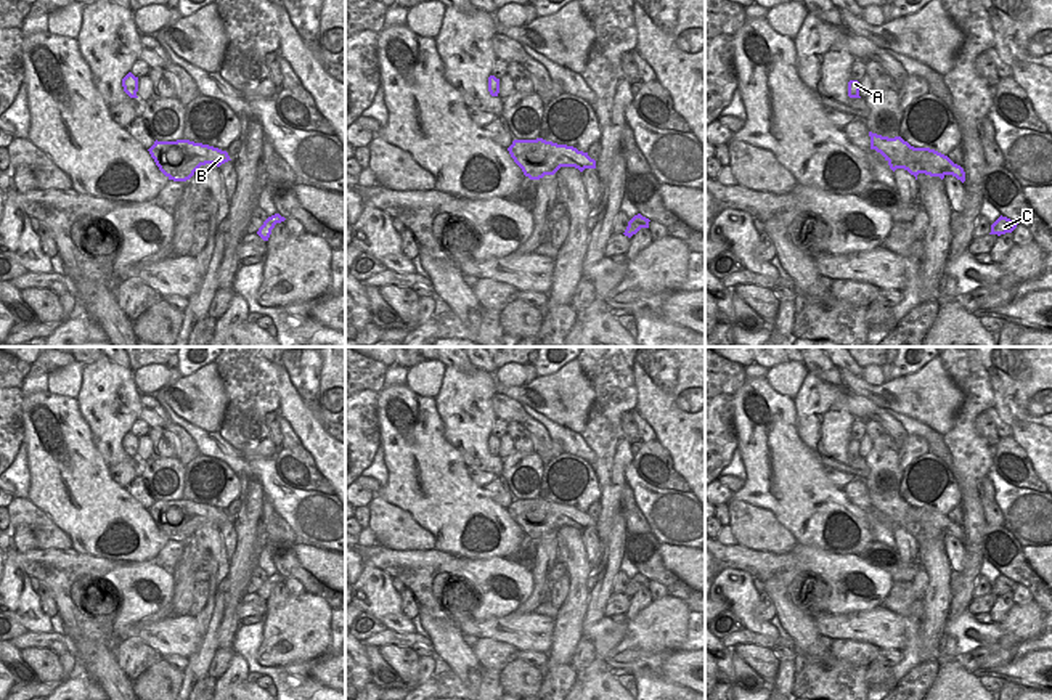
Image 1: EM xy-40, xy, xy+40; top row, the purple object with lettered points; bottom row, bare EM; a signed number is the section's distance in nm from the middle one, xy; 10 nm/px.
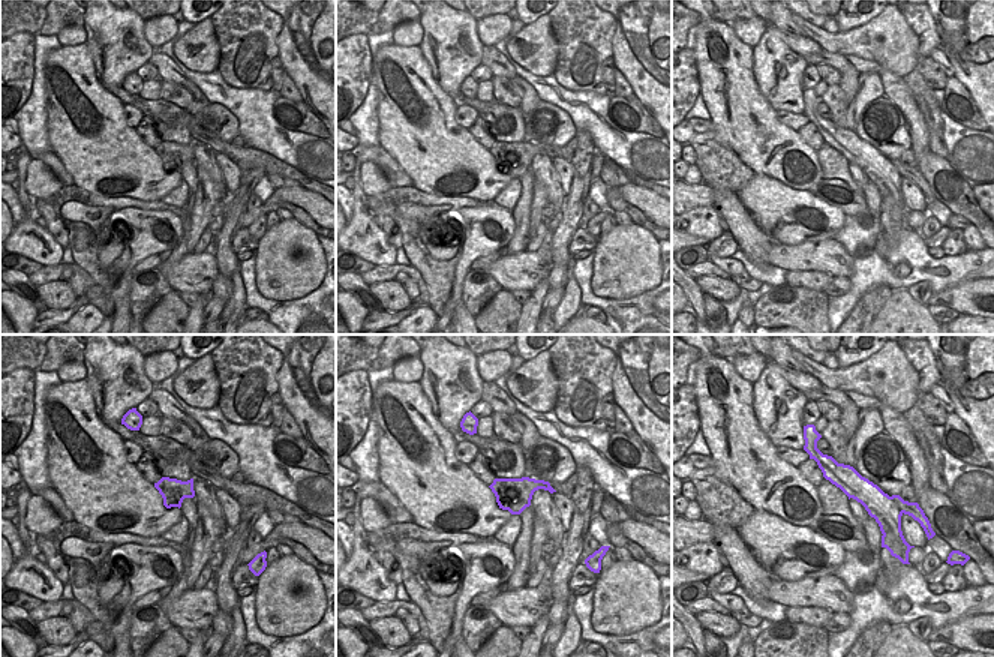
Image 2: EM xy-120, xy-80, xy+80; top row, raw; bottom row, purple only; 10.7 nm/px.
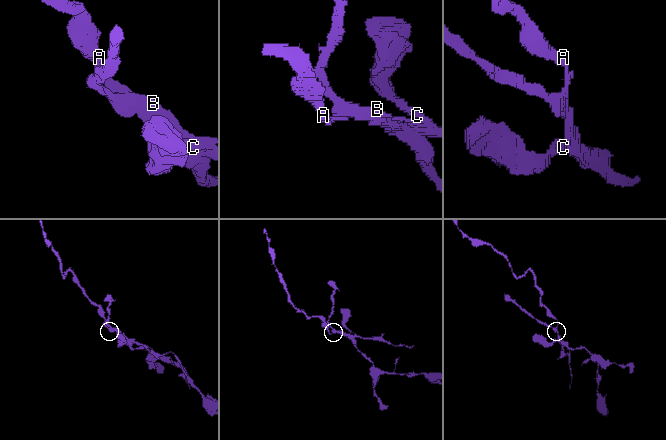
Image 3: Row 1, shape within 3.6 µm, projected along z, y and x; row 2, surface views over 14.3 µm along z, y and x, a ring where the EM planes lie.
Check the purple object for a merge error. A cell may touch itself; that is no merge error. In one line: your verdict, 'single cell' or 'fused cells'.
fused cells

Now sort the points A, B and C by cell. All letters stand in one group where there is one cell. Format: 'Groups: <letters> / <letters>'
Groups: A / B C.

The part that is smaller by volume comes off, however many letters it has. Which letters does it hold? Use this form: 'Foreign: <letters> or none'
Foreign: B, C

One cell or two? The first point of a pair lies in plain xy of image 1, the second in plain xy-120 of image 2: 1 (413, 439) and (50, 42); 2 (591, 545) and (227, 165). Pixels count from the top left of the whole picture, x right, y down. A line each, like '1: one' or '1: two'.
1: two
2: one

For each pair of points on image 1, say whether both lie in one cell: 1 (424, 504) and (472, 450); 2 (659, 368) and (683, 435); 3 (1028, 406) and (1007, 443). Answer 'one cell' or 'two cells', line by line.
1: two cells
2: one cell
3: two cells

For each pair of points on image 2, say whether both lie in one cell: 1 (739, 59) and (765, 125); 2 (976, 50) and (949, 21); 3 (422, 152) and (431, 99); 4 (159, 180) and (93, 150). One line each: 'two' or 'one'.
1: one
2: one
3: one
4: one

